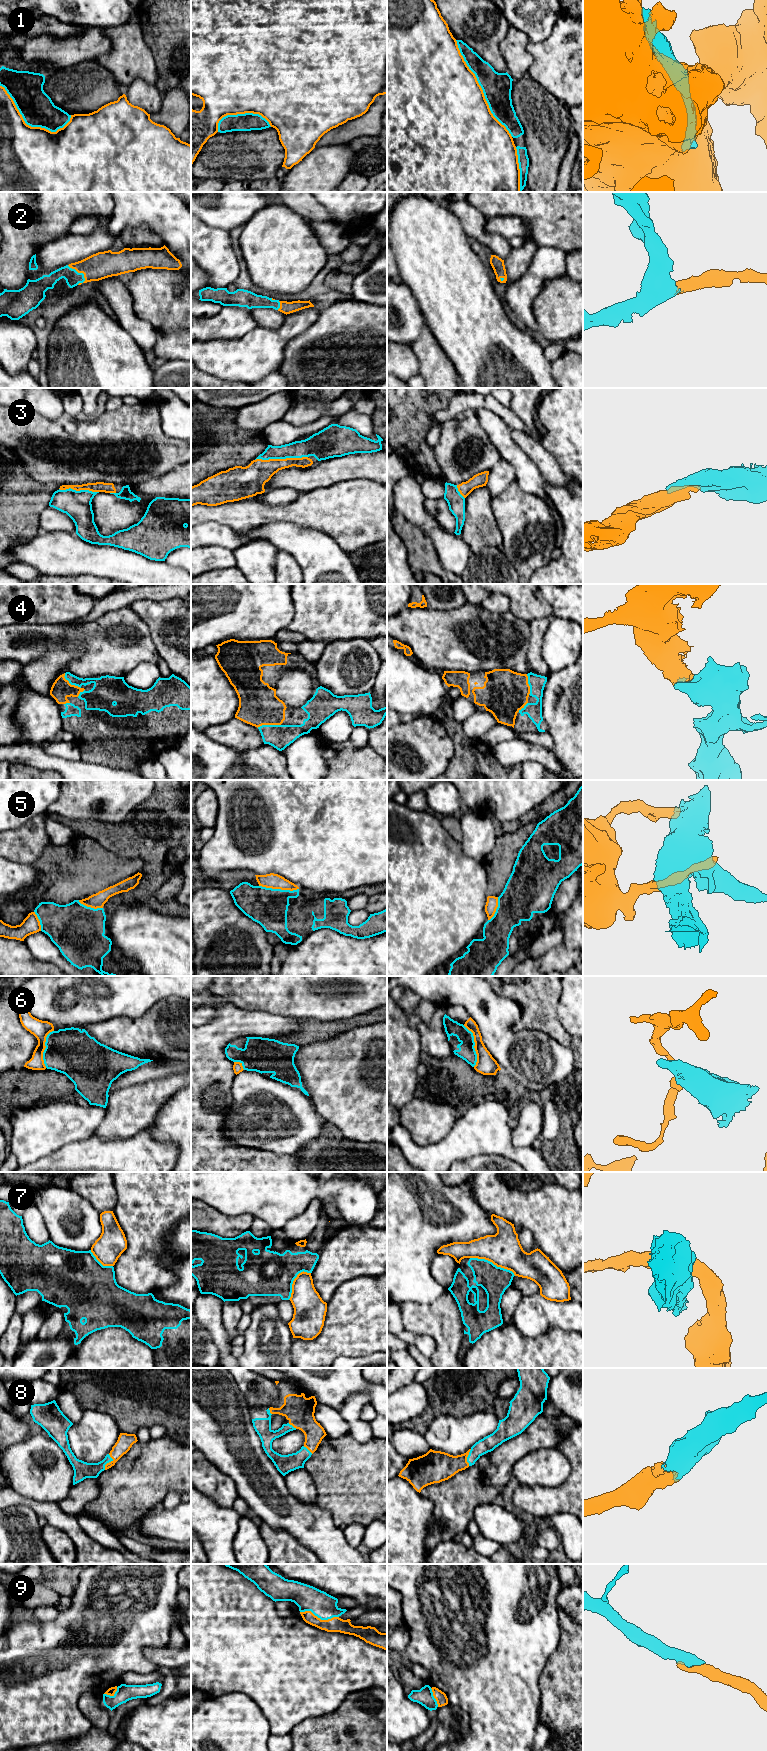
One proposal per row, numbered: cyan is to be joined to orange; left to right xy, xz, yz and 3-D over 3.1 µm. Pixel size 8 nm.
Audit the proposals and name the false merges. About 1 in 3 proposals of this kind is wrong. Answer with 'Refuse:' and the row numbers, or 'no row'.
Refuse: 1, 5, 6, 7

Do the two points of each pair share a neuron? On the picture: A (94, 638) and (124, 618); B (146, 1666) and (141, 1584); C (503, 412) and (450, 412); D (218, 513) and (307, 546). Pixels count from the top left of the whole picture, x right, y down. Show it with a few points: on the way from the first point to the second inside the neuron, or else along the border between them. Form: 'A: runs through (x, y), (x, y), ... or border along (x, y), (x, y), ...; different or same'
A: runs through (101, 638), (117, 625); same
B: runs through (137, 1646), (137, 1622), (141, 1617), (141, 1604); same
C: runs through (490, 403), (463, 402); same
D: border along (279, 520), (251, 528), (246, 532), (234, 531); different

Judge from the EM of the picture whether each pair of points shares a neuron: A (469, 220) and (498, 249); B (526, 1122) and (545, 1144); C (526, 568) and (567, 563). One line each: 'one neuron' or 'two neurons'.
A: one neuron
B: two neurons
C: two neurons

